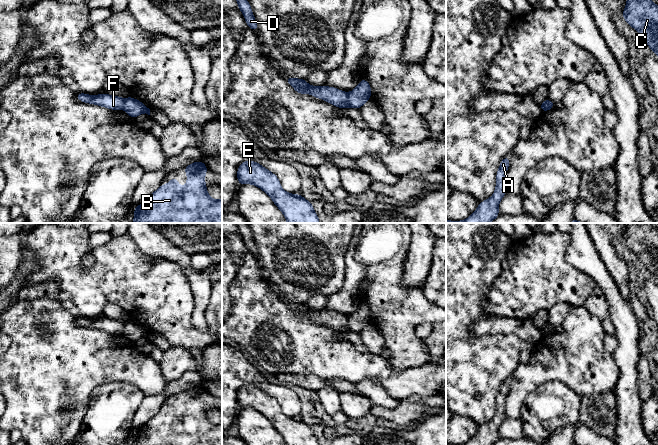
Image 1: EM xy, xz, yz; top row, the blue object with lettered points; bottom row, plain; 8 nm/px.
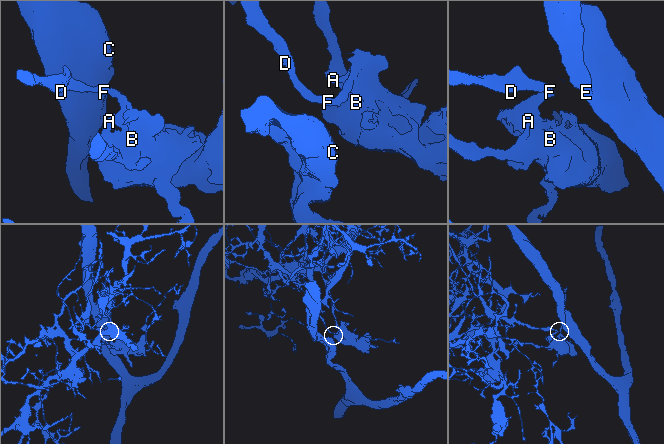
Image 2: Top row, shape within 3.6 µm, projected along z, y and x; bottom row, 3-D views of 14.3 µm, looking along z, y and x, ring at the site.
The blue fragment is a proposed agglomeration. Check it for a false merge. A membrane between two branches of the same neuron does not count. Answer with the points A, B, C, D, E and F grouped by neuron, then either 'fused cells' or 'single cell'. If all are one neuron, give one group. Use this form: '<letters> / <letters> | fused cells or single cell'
A B / C D E F | fused cells

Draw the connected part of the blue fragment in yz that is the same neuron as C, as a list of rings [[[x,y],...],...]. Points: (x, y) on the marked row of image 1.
[[[627,0],[623,19],[658,56],[658,5],[651,0]]]

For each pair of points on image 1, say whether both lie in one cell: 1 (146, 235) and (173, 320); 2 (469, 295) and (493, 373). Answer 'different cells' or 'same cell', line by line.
1: different cells
2: same cell

